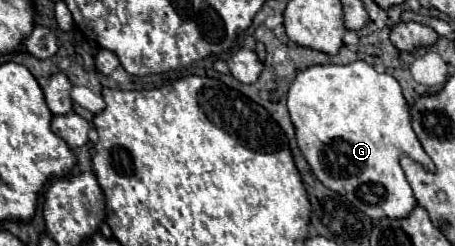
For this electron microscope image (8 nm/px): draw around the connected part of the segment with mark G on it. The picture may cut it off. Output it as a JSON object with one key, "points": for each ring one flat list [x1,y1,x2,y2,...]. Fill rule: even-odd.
{"points":[[353,61,347,65,313,65,297,73,287,95,287,107,297,131,299,149,325,187,341,193,351,205,361,209,371,219,405,219,411,215,417,199,405,179,405,171,401,169,399,159,401,155,407,155,427,171,435,171,435,165,423,151,411,127,409,103,405,101,401,85,395,77,377,73,365,61]]}

